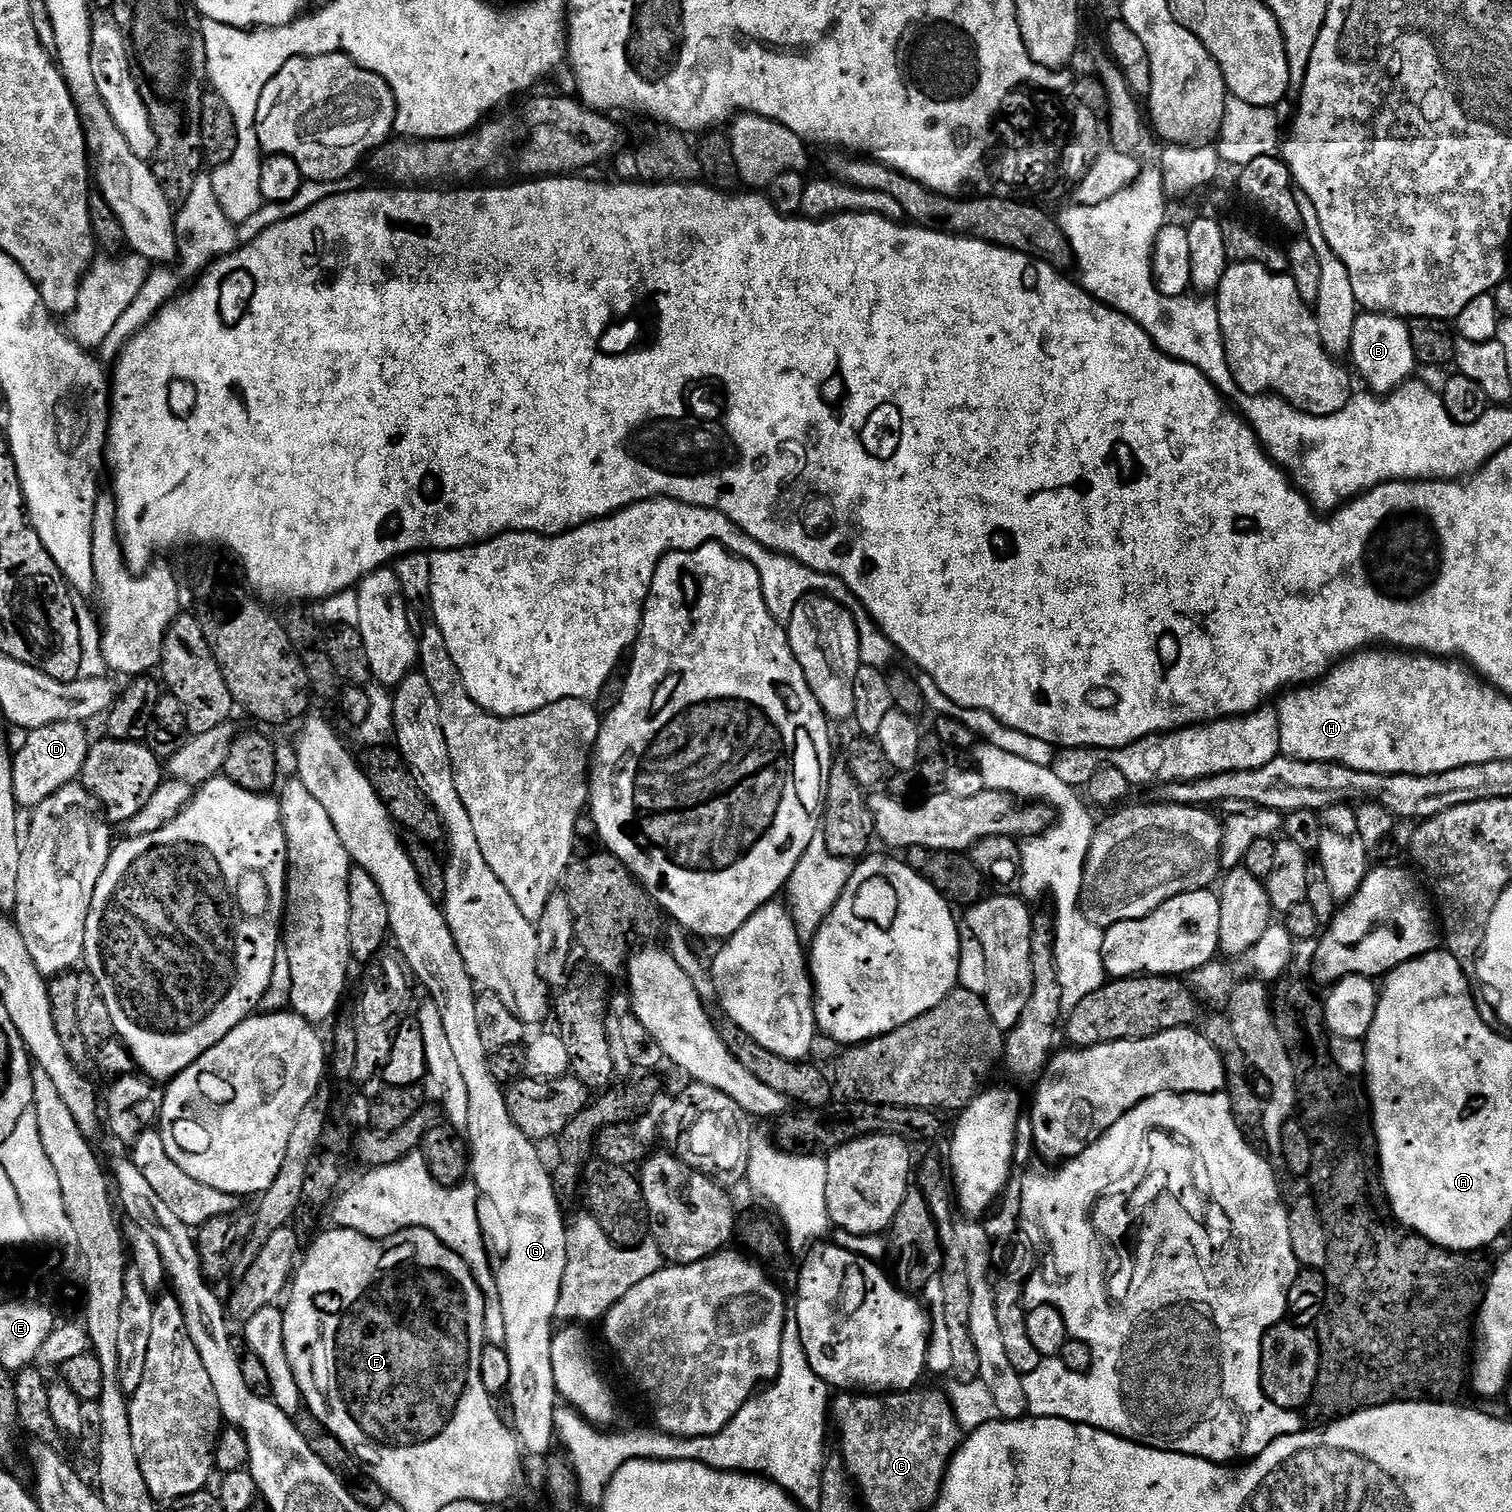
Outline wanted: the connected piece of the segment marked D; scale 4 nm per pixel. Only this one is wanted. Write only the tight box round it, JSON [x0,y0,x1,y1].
[12,722,90,809]

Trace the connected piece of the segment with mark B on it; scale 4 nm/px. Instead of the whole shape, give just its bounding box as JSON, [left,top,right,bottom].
[1349,312,1418,396]

